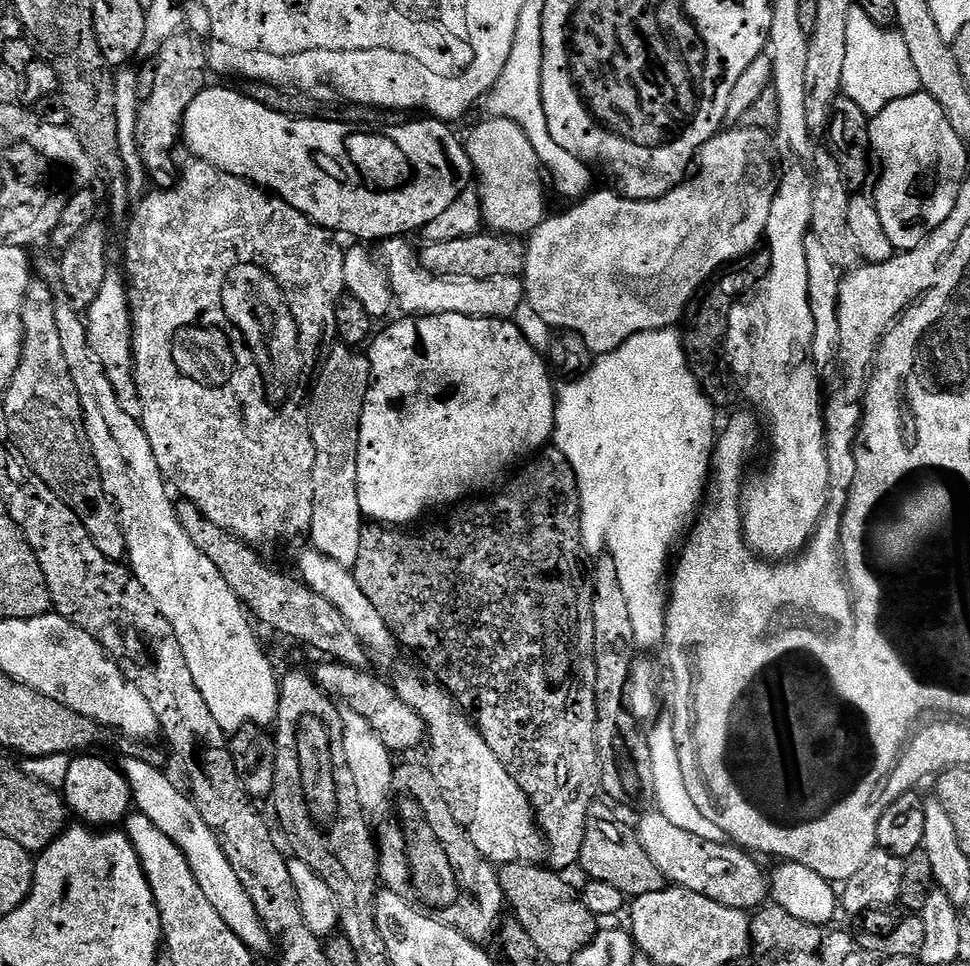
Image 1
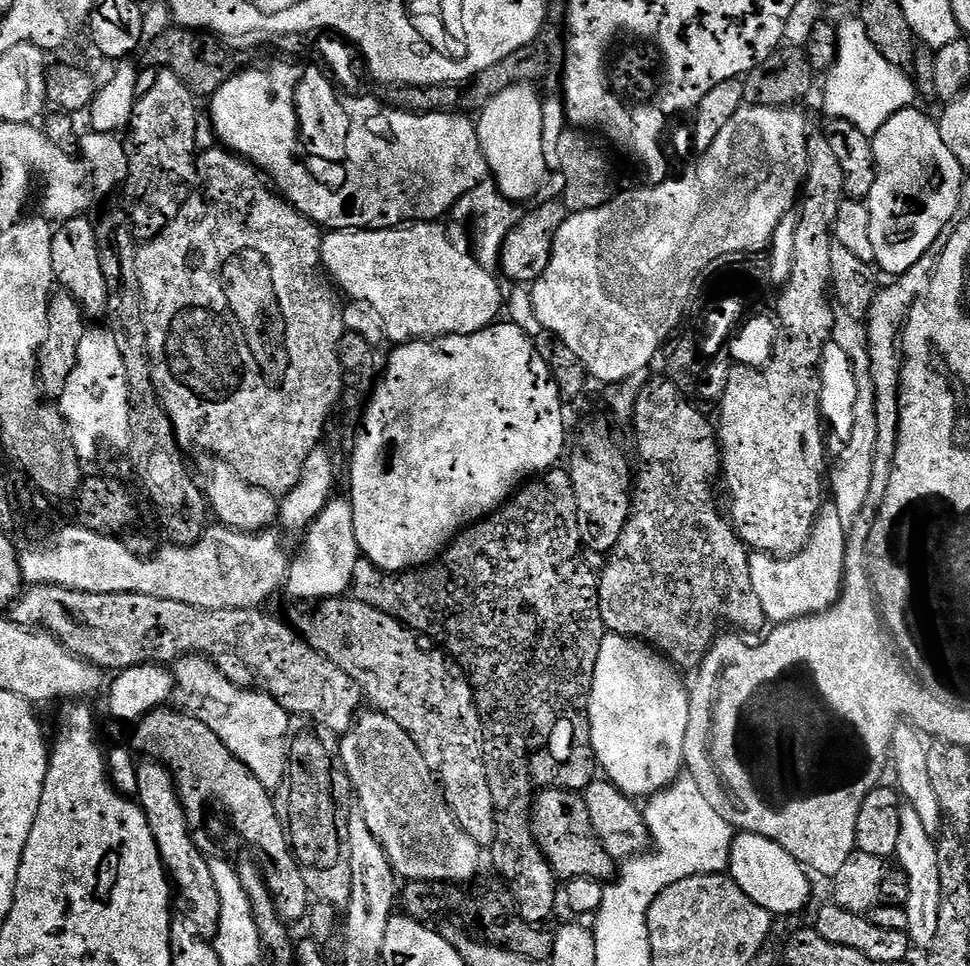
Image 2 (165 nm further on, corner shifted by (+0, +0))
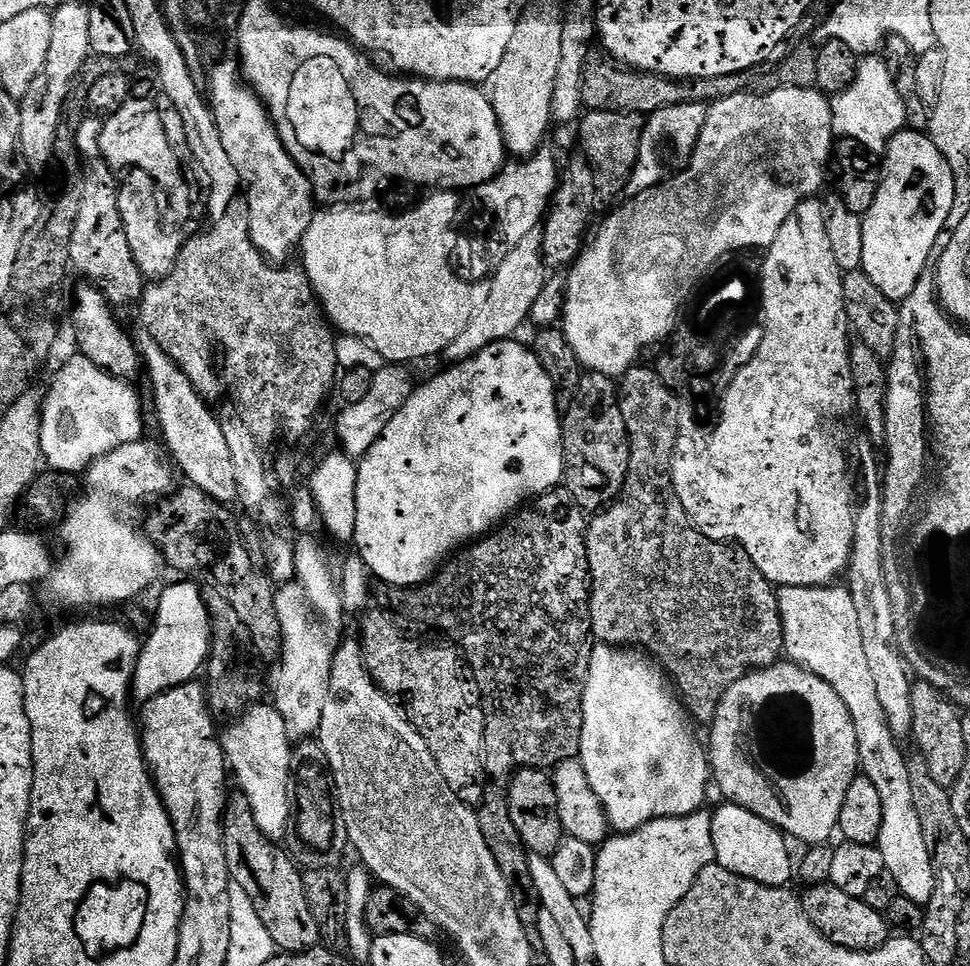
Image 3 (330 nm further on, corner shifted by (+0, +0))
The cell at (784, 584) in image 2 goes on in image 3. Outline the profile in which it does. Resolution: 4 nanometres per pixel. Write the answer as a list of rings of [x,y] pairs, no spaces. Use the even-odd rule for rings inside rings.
[[[836,587],[780,588],[777,591],[776,601],[784,631],[783,655],[791,663],[824,679],[846,704],[852,719],[854,747],[860,751],[856,751],[859,767],[863,775],[874,782],[882,797],[882,830],[878,847],[884,867],[894,874],[901,896],[926,906],[930,902],[930,894],[934,894],[934,870],[926,838],[922,838],[918,810],[914,810],[914,797],[910,795],[908,761],[896,745],[899,743],[890,730],[882,702],[878,702],[878,690],[874,687],[874,678],[862,647],[854,598],[850,598],[847,587]]]

